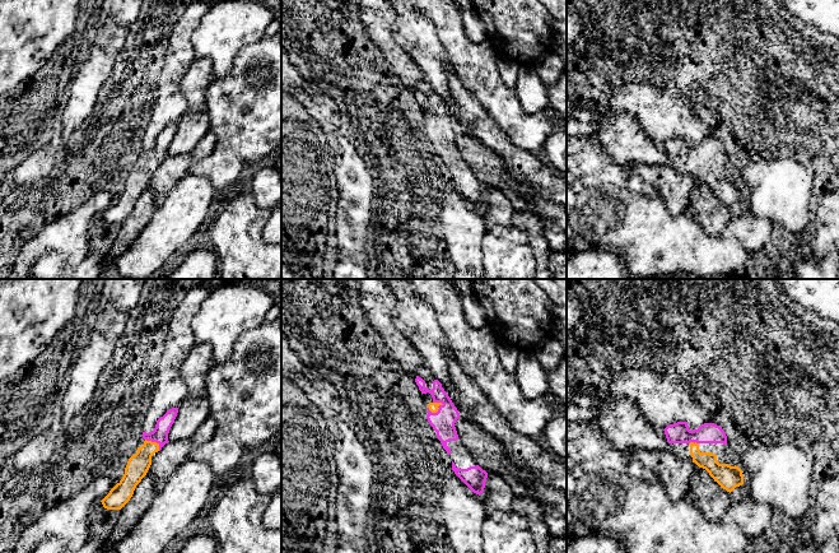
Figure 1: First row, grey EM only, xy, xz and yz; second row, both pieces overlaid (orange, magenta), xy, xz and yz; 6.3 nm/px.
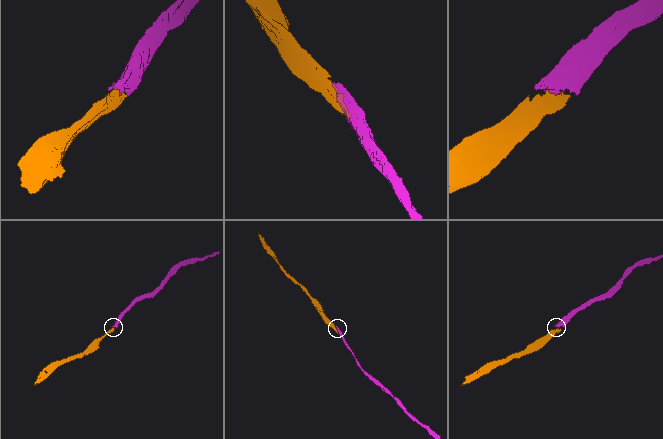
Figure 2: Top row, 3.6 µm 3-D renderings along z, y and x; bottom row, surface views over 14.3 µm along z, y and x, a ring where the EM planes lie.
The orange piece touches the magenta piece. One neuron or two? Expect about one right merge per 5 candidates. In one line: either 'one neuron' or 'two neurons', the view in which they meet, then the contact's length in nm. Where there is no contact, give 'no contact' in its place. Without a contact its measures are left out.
one neuron; contact in xz; length 110 nm

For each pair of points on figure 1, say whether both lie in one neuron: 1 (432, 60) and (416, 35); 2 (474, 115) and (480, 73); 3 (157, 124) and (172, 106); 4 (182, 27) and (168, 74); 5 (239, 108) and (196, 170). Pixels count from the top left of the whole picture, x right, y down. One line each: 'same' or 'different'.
1: same
2: different
3: same
4: same
5: same

